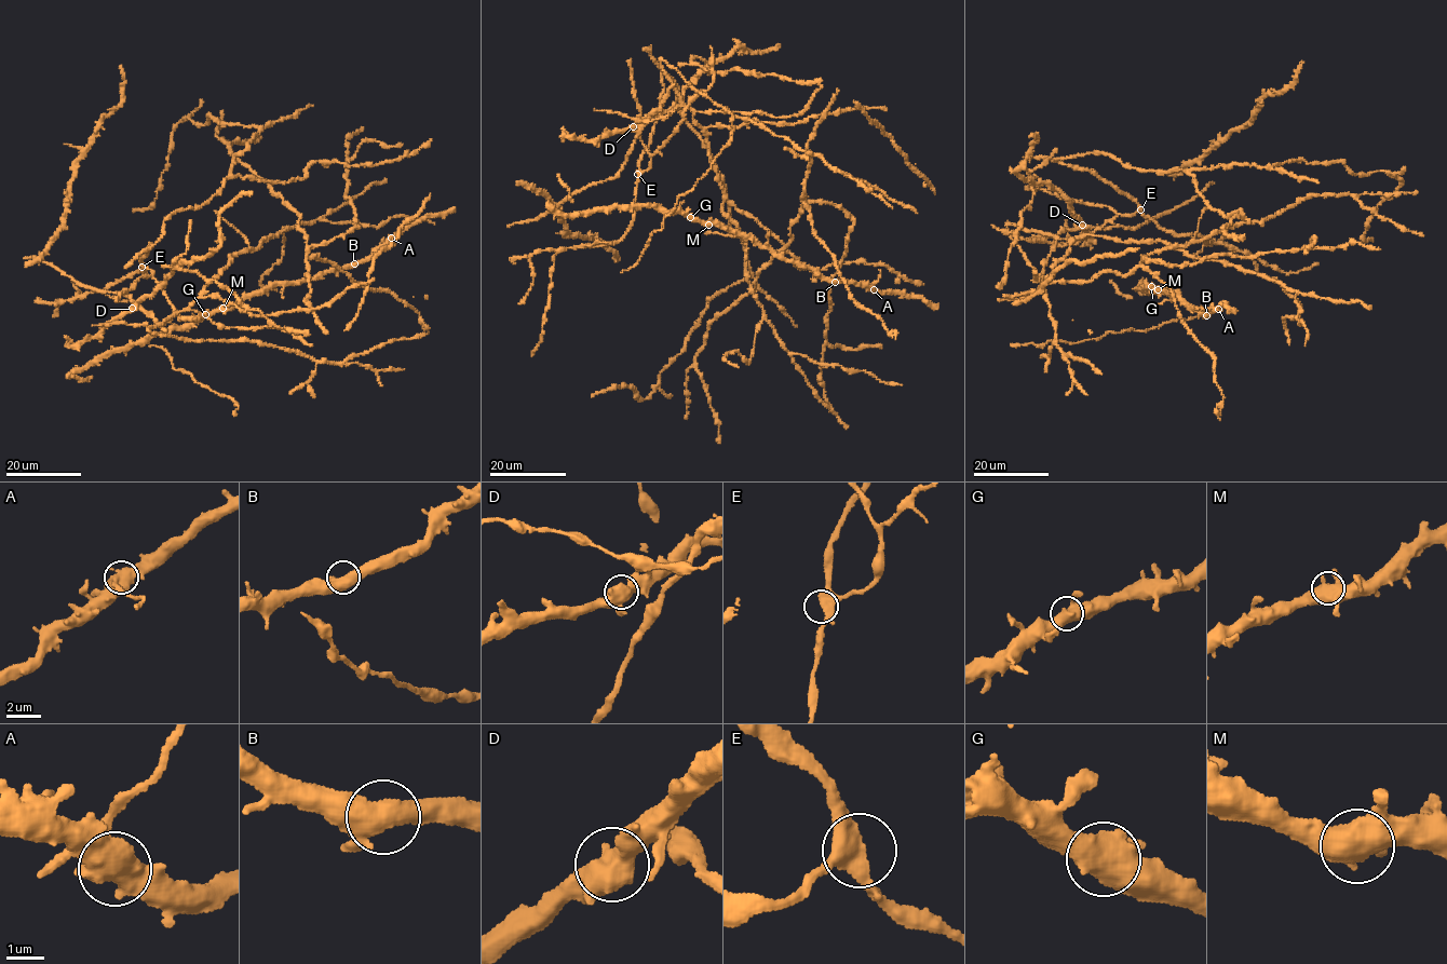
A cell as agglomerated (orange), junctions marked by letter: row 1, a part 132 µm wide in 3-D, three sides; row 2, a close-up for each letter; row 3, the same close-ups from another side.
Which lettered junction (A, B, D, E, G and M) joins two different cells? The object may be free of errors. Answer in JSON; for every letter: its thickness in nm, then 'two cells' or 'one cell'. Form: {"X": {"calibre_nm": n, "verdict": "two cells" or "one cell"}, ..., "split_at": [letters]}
{"A": {"calibre_nm": 650, "verdict": "one cell"}, "B": {"calibre_nm": 500, "verdict": "one cell"}, "D": {"calibre_nm": 500, "verdict": "one cell"}, "E": {"calibre_nm": 480, "verdict": "one cell"}, "G": {"calibre_nm": 600, "verdict": "one cell"}, "M": {"calibre_nm": 550, "verdict": "one cell"}, "split_at": []}

